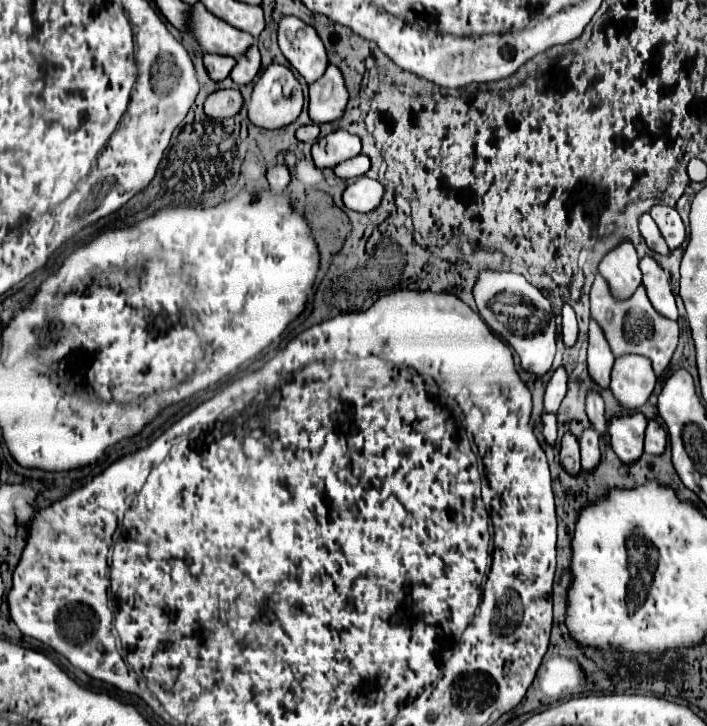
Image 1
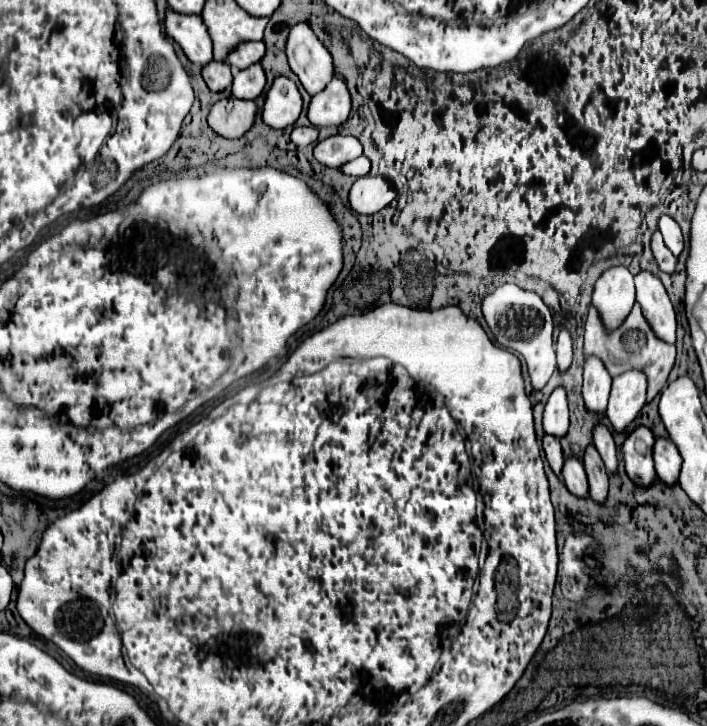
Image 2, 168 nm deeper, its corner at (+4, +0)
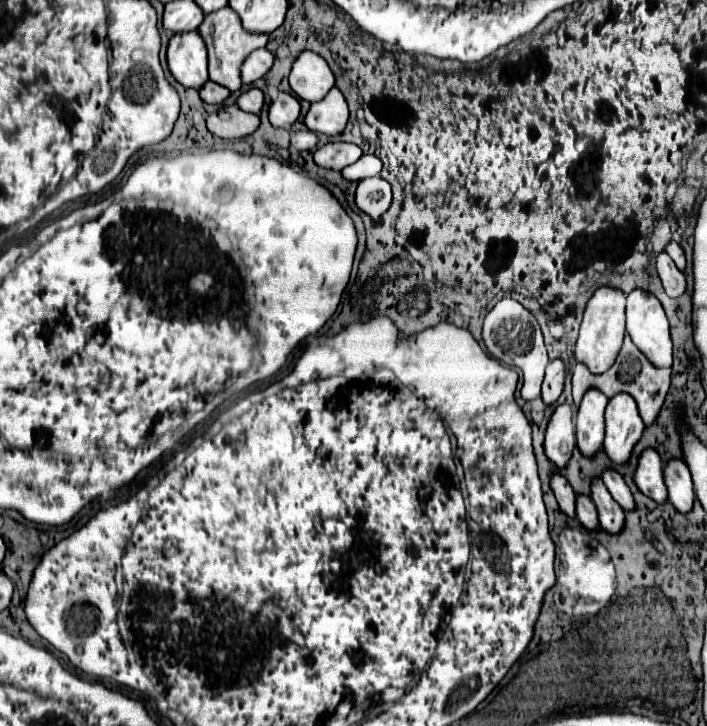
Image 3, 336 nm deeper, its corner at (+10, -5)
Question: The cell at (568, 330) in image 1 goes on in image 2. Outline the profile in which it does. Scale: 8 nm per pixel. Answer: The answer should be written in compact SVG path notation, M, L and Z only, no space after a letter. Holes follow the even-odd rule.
M562 330L556 342L556 356L558 356L558 370L566 372L572 364L572 338L568 330Z

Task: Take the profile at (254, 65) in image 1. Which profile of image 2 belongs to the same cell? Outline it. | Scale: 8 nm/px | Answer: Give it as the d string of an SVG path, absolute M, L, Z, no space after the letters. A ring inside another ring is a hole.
M254 64L246 70L238 70L232 82L232 96L240 100L256 100L266 86L266 76L260 64Z

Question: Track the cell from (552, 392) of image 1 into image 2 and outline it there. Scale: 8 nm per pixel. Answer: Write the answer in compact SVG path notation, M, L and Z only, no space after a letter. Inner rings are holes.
M560 386L550 394L548 404L544 408L544 432L560 440L566 436L568 426L570 426L568 400L566 400L566 390Z

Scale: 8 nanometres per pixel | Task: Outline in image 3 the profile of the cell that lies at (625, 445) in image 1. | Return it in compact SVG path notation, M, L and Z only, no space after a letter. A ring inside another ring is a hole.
M644 449L638 457L638 465L634 471L636 487L656 503L666 501L664 481L662 481L662 459L654 449Z

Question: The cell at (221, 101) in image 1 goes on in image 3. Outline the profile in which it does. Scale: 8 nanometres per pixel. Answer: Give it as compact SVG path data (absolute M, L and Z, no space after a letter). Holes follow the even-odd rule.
M236 105L222 107L220 111L214 111L206 119L206 127L212 135L220 139L240 139L250 133L254 133L260 125L260 117L254 113L246 113L238 109Z

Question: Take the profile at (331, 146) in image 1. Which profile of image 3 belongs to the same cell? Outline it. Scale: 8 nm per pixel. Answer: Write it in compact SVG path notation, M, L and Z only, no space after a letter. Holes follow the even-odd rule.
M326 143L324 147L316 149L314 163L324 169L342 171L346 165L358 161L362 155L362 149L354 143Z

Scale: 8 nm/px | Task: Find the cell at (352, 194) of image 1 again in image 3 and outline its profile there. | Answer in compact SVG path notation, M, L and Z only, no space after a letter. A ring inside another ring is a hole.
M368 177L358 183L356 205L362 213L370 215L372 219L378 219L382 213L386 213L390 201L392 201L392 193L388 181L380 177Z

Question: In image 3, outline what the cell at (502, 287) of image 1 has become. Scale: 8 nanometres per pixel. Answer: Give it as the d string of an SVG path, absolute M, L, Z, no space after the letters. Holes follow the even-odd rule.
M502 299L498 301L484 317L484 331L482 331L484 343L488 353L512 367L518 367L522 371L524 377L524 385L522 385L522 399L530 401L536 399L540 395L540 387L544 381L544 371L550 363L548 353L546 353L546 345L542 339L542 331L540 325L534 317L534 313L530 309L526 309L524 305L520 305L514 299Z

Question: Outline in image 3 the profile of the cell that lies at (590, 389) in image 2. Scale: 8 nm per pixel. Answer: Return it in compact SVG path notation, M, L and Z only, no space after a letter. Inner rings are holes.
M590 387L576 413L576 441L584 455L594 455L604 441L604 407L608 397Z

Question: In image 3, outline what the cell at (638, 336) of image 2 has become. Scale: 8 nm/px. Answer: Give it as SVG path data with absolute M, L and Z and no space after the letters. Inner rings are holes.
M626 335L624 343L622 343L622 349L620 349L620 353L618 353L618 357L614 361L614 365L606 373L594 375L584 363L578 363L574 367L574 371L572 371L572 395L574 395L574 405L576 407L580 403L580 397L584 395L584 389L590 389L590 387L600 389L606 397L614 397L620 391L630 393L636 399L636 403L638 403L638 411L640 411L642 421L646 425L650 425L656 419L656 415L658 415L658 411L660 411L660 407L664 403L664 397L666 397L668 389L670 389L670 369L654 367L648 361L648 357L632 343L630 335Z

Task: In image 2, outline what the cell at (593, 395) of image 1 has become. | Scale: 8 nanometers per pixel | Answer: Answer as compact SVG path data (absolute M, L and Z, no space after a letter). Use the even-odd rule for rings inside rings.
M602 424L594 428L594 446L600 452L600 456L602 456L604 464L606 464L606 470L610 474L618 472L618 450L616 450L616 444L612 440L612 434Z

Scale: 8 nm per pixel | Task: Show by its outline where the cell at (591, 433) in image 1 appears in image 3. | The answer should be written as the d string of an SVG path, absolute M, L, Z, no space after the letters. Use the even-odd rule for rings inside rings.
M600 477L592 479L590 497L596 505L600 527L604 527L610 533L616 533L616 529L620 529L620 525L624 525L624 509L620 509L620 505L616 505L616 501L612 501L612 495L608 493L608 489L604 487Z

